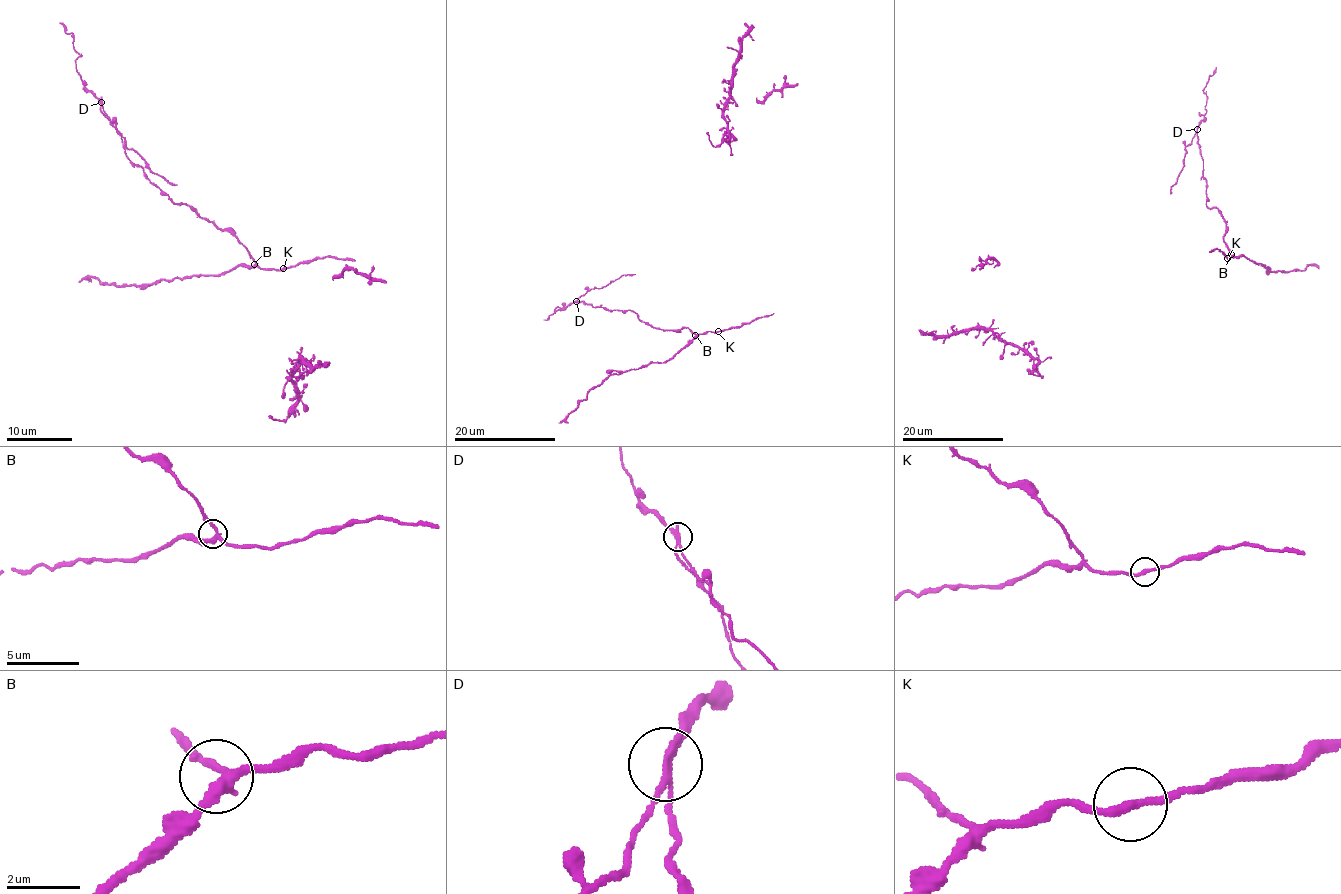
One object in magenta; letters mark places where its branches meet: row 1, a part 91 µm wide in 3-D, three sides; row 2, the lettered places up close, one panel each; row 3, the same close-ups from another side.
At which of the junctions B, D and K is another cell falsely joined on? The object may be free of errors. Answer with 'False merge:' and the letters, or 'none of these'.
False merge: D

